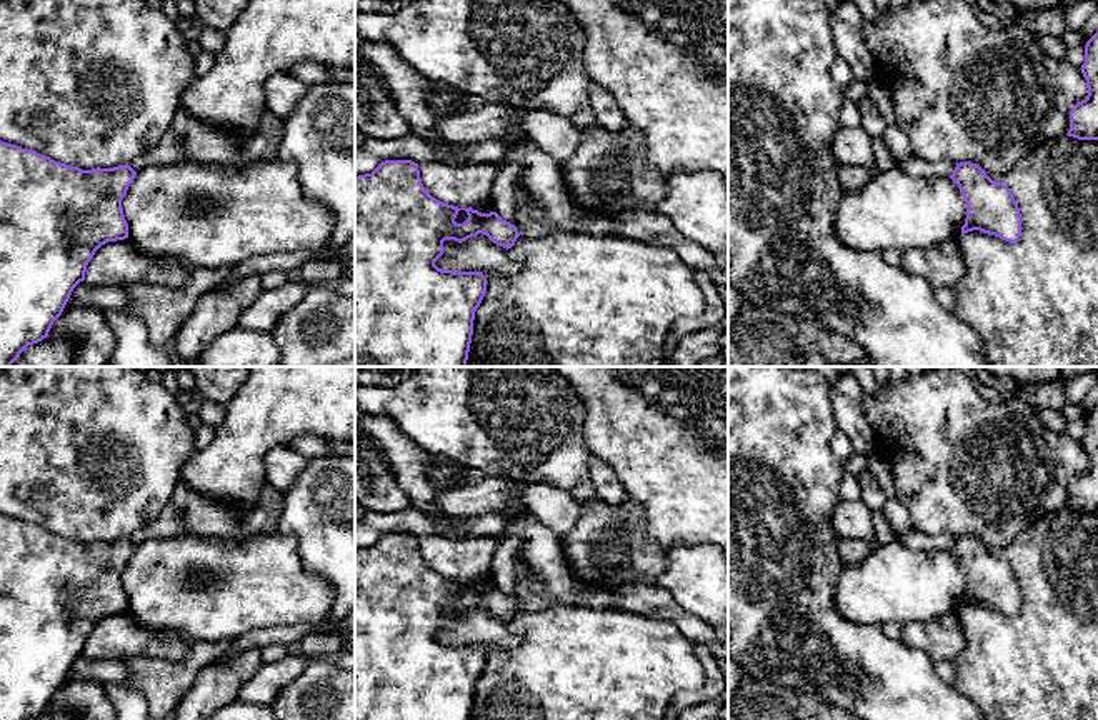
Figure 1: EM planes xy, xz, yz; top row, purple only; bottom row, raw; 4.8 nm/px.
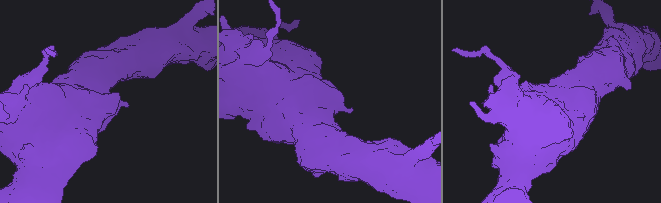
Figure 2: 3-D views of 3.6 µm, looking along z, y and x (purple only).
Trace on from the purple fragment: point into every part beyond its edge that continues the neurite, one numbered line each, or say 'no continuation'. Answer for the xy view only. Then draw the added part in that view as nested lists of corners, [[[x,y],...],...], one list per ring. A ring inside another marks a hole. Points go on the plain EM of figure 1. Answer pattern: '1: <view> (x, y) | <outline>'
no continuation

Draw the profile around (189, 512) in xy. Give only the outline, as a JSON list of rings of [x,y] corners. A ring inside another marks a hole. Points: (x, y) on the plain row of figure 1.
[[[180,482],[163,512],[130,540],[140,545],[150,538],[195,535],[237,545],[255,535],[275,533],[282,507],[283,493],[268,483],[252,505],[245,505],[238,500],[213,500]]]

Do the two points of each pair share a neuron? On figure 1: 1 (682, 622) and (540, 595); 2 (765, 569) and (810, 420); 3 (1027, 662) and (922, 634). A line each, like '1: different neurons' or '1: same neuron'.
1: same neuron
2: same neuron
3: different neurons

